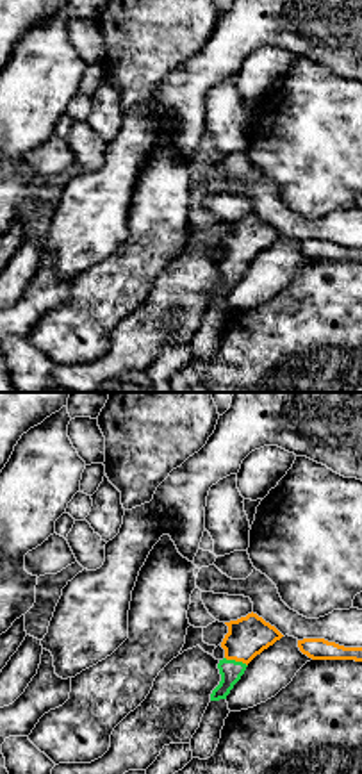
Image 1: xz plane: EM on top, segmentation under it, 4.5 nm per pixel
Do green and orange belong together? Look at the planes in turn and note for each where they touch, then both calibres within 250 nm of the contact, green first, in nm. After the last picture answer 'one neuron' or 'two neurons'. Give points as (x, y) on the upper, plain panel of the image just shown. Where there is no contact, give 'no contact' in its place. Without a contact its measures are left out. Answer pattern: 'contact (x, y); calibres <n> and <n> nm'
contact (236, 263); calibres 100 and 180 nm

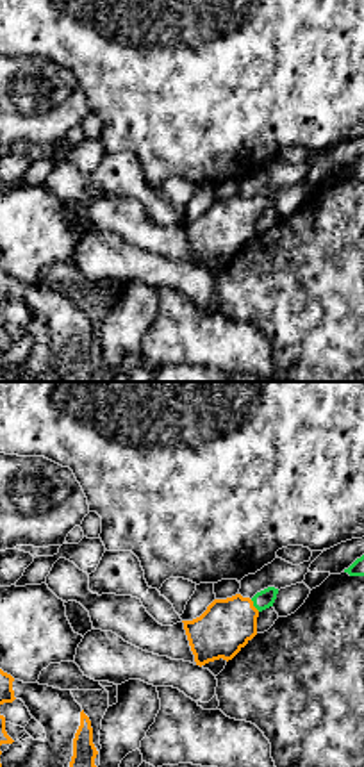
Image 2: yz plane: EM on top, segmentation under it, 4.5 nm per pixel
contact (254, 206); calibres 90 and 240 nm

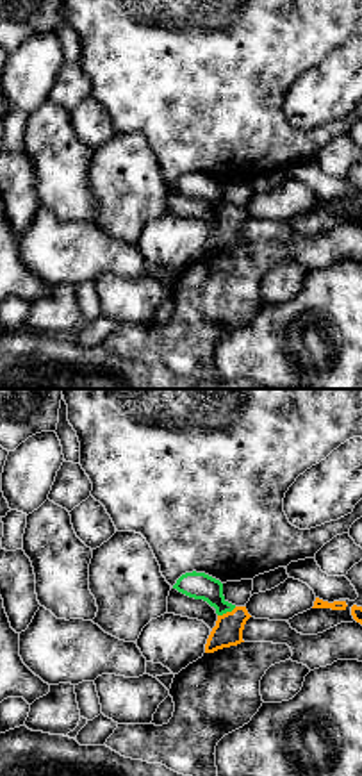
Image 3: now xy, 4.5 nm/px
contact (227, 211); calibres 120 and 130 nm

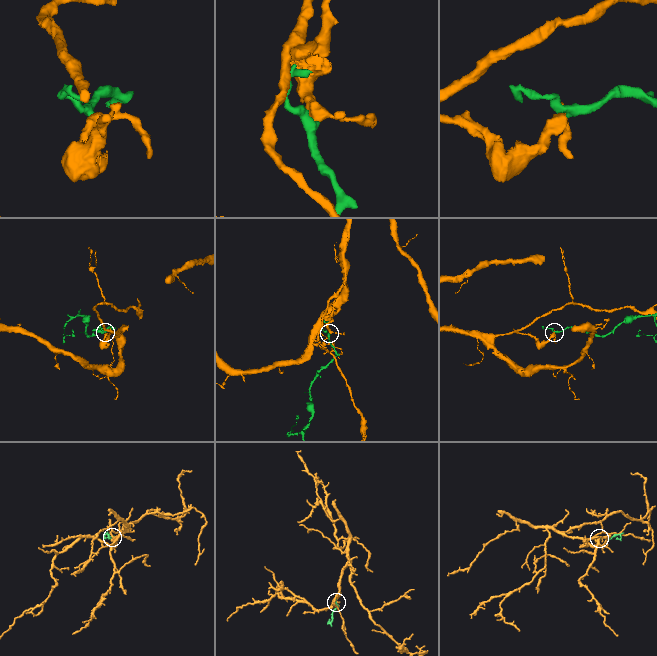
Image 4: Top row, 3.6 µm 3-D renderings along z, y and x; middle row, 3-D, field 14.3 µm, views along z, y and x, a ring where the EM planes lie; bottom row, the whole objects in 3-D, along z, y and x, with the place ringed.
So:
one neuron

